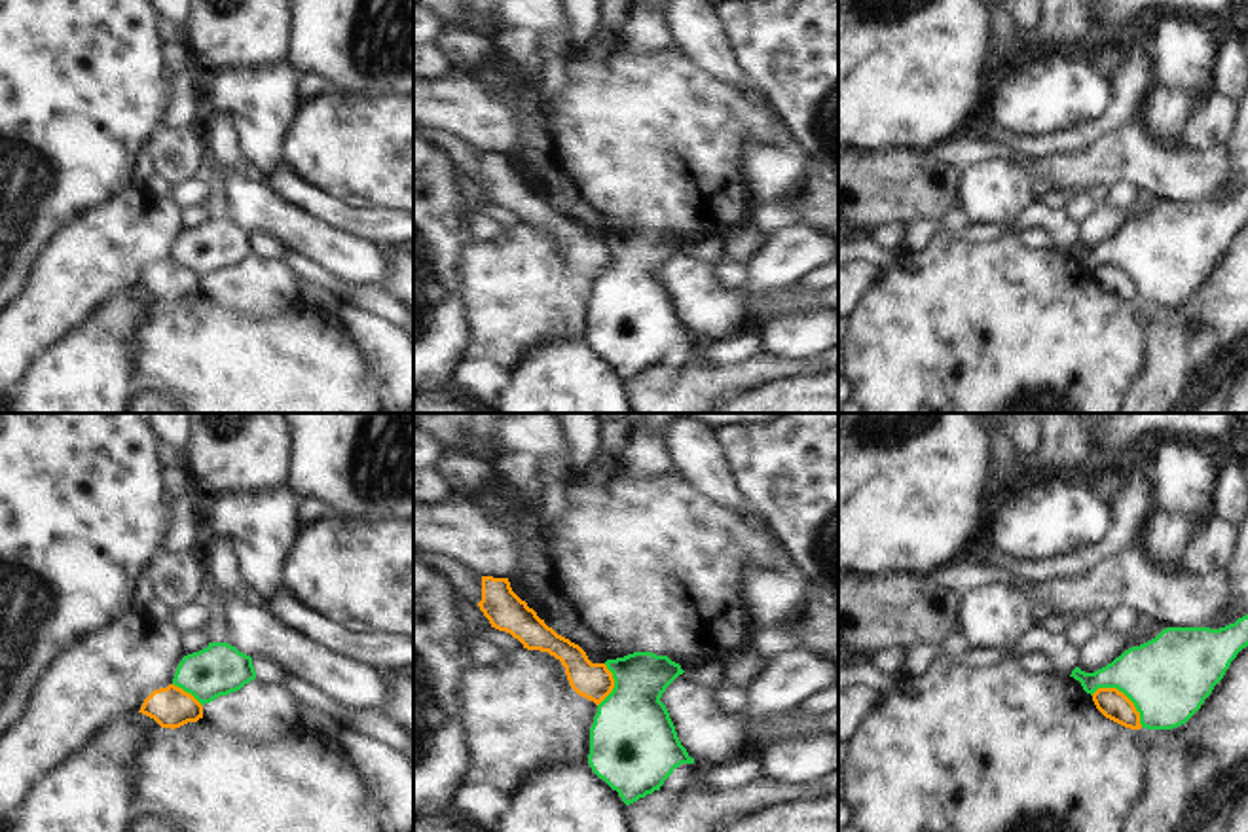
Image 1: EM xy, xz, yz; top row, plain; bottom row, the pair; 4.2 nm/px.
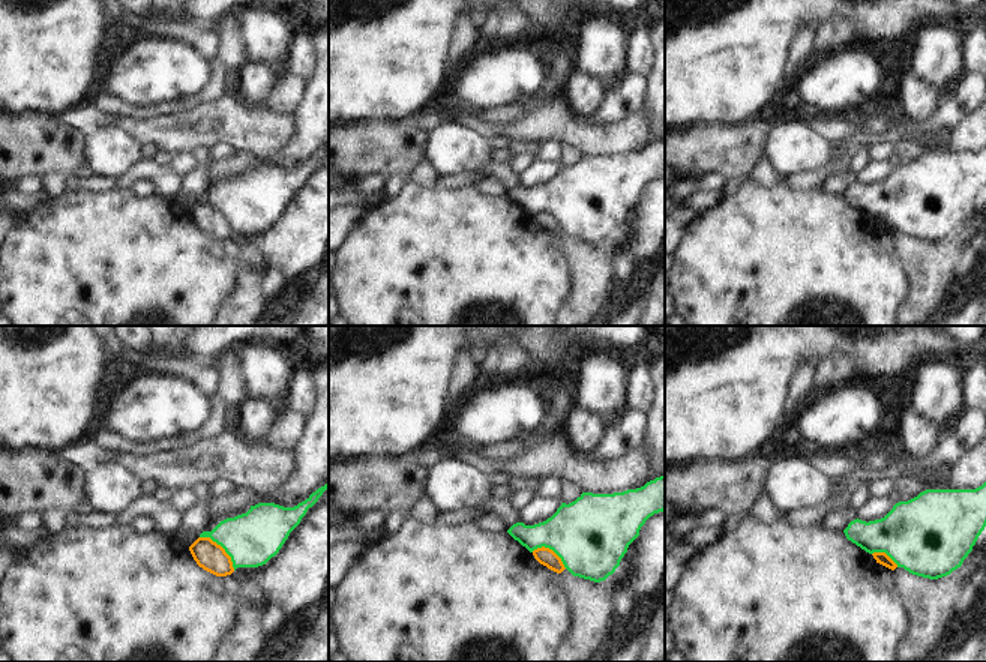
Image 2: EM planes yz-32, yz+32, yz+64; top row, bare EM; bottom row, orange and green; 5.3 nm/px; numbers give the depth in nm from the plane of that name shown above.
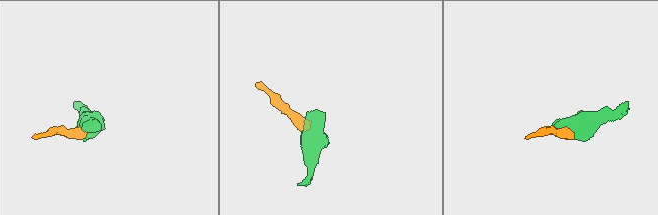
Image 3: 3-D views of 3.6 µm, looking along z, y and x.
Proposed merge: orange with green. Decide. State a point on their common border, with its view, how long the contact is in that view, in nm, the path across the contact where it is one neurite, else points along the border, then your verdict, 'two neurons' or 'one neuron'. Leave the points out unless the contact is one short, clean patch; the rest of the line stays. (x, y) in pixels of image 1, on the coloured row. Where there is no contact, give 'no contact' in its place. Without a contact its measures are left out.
contact yz (1123, 694); length 260 nm; border yz (1091, 694), (1099, 688), (1118, 688), (1133, 704), (1142, 726); two neurons

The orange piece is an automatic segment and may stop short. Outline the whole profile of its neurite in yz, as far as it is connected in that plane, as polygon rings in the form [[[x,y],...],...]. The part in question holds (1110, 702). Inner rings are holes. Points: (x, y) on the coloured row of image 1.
[[[1098,688],[1092,701],[1106,718],[1130,730],[1142,728],[1134,703],[1117,688]]]

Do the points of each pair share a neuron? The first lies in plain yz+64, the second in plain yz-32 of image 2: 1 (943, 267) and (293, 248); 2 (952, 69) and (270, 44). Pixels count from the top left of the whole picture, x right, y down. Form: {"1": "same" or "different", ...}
{"1": "different", "2": "same"}

